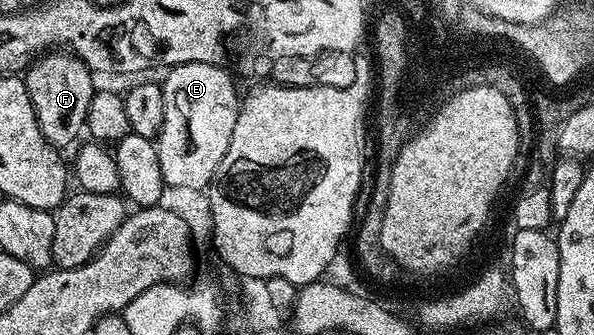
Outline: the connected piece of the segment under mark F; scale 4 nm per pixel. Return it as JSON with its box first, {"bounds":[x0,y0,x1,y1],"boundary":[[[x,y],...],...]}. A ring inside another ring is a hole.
{"bounds":[25,50,97,149],"boundary":[[[52,50],[38,57],[27,69],[25,83],[29,90],[29,102],[33,102],[33,110],[37,114],[37,126],[41,126],[41,134],[45,134],[54,148],[70,149],[80,139],[78,136],[84,135],[89,102],[97,91],[94,79],[96,77],[91,69],[66,50]]]}

